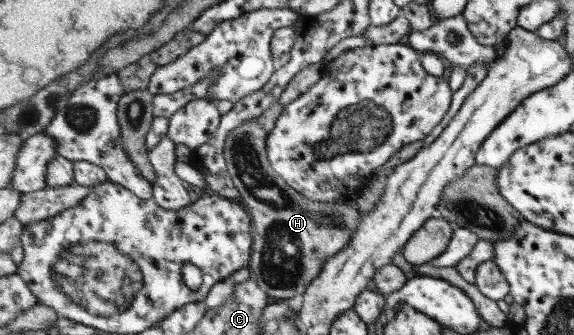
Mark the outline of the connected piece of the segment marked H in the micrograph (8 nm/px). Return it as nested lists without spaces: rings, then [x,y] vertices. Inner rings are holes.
[[[250,119],[241,123],[227,136],[225,157],[229,173],[241,193],[241,202],[250,210],[254,219],[254,251],[250,259],[249,269],[256,282],[268,292],[271,300],[298,301],[308,286],[318,278],[325,263],[338,254],[340,250],[350,246],[350,238],[360,224],[362,213],[350,207],[346,200],[322,203],[314,201],[296,191],[286,180],[274,170],[268,159],[269,132],[258,119]]]

